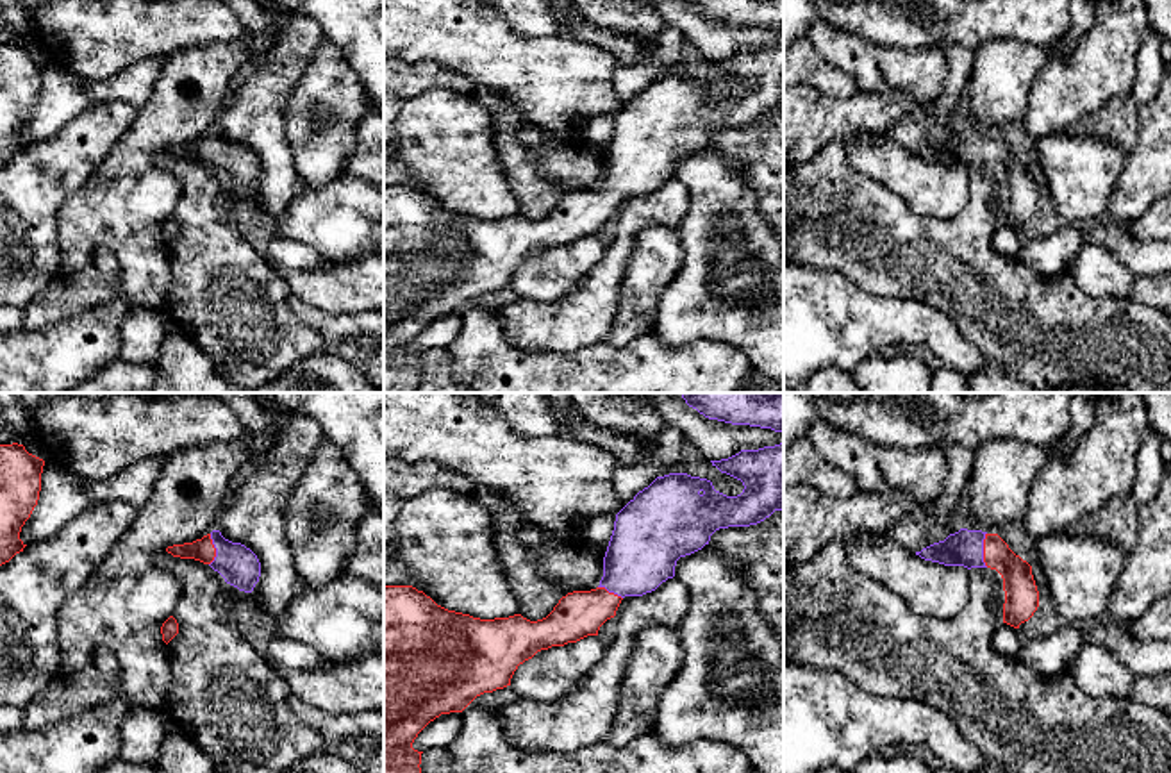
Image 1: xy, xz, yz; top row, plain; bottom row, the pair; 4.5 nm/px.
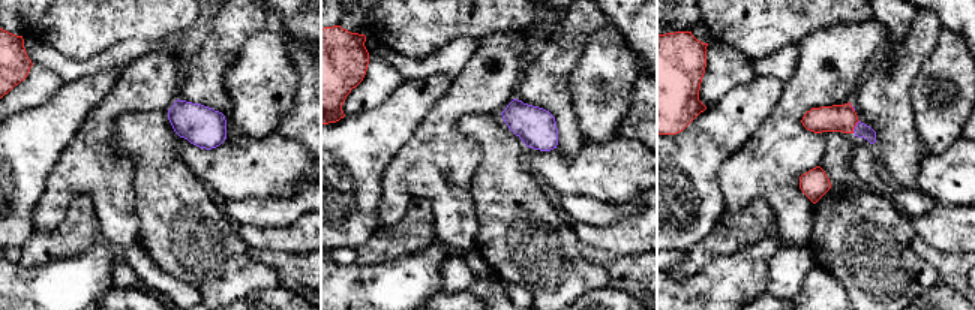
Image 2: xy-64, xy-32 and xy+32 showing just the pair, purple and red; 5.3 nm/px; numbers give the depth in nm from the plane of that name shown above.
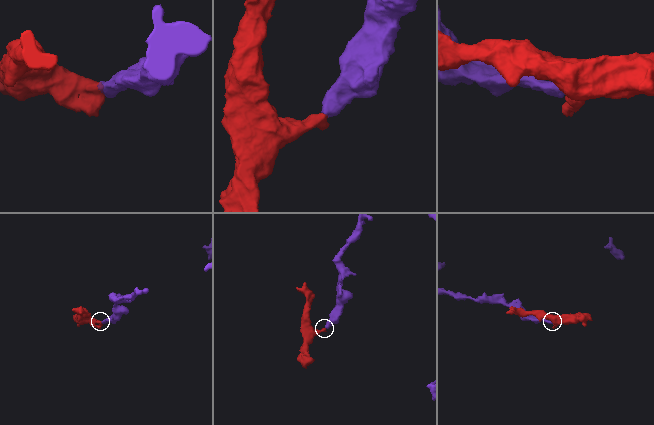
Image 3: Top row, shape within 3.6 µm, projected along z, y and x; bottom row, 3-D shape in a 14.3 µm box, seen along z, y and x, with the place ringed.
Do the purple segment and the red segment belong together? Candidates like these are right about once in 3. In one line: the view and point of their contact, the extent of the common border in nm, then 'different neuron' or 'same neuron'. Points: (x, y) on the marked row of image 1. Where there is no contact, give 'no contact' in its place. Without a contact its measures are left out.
yz (982, 550) | 160 nm | same neuron

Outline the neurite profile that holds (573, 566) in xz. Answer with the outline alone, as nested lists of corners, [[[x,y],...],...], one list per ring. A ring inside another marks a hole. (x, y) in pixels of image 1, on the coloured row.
[[[525,523],[518,532],[518,541],[525,544],[539,575],[564,589],[591,591],[603,577],[603,559],[586,544],[555,544],[552,536]]]

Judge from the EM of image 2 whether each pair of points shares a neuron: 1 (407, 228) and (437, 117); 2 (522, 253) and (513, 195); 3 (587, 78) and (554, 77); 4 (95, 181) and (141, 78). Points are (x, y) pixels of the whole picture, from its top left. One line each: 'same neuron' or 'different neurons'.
1: different neurons
2: same neuron
3: different neurons
4: same neuron

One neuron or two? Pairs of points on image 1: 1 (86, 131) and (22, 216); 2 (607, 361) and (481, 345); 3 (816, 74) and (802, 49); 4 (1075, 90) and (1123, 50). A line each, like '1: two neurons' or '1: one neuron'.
1: one neuron
2: one neuron
3: one neuron
4: one neuron

